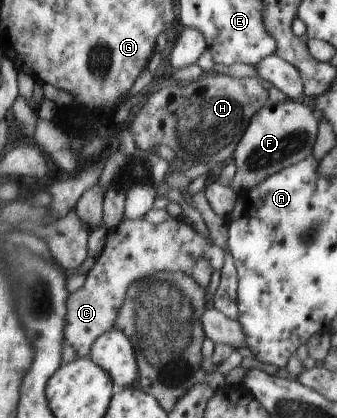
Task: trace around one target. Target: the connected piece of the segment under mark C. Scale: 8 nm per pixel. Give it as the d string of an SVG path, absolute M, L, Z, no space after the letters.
M145 217L138 220L123 219L108 234L106 246L98 256L82 288L78 288L68 296L61 364L88 357L96 338L114 327L126 298L126 290L134 282L164 270L190 274L200 258L208 258L213 270L220 271L224 266L224 257L225 252L220 247L210 244L206 236L195 232L192 226L186 224L180 217L160 224L152 224Z

